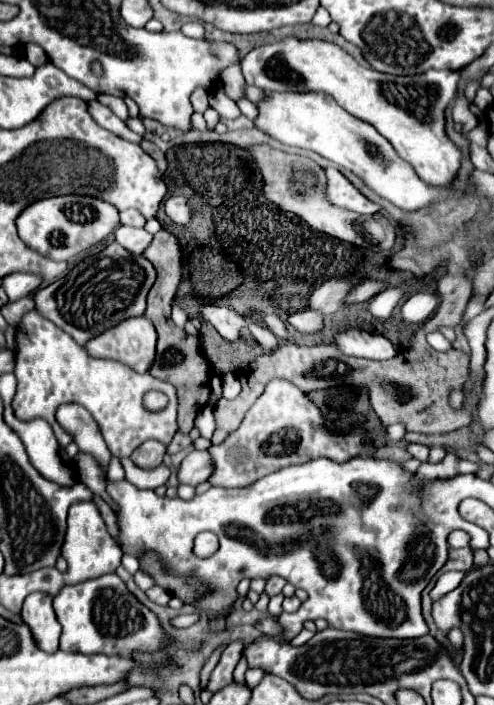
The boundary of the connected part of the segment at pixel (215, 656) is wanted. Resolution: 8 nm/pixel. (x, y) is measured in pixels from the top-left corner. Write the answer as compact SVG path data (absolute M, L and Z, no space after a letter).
M220 645L220 647L210 655L210 659L204 663L204 667L202 667L202 671L200 671L200 689L204 689L204 687L208 685L210 673L212 673L212 669L218 665L218 659L220 659L220 653L224 651L224 647L226 647L226 645Z

